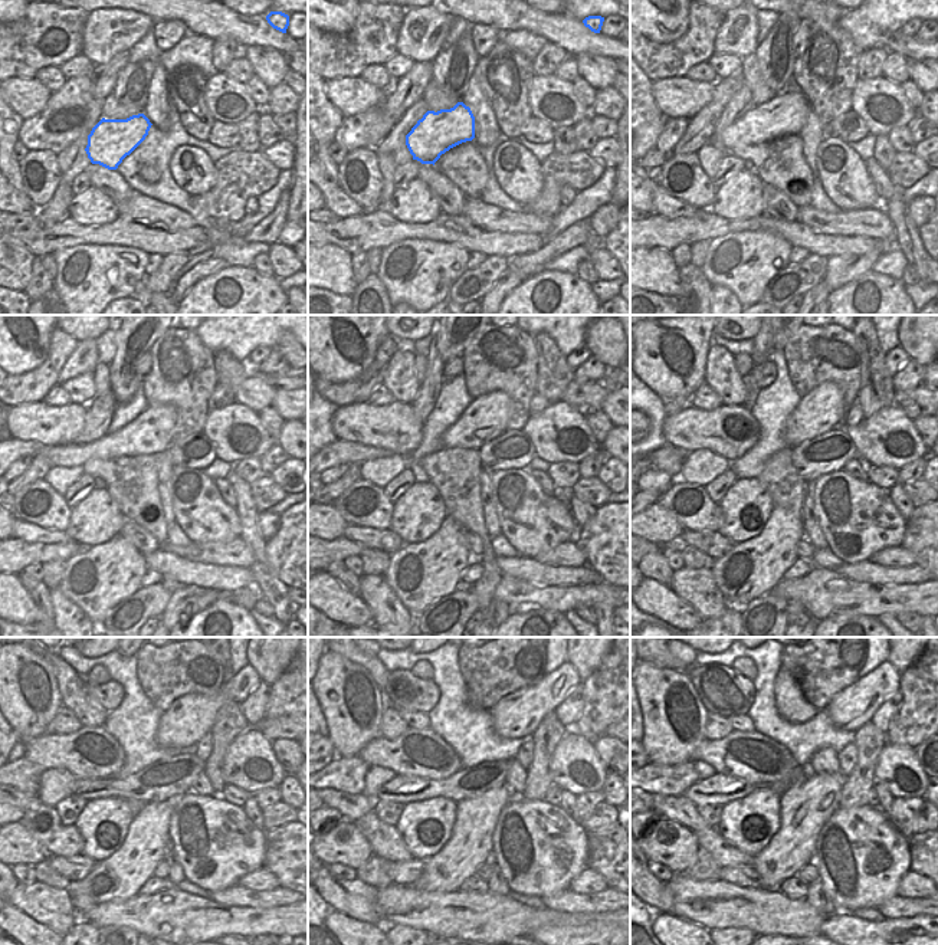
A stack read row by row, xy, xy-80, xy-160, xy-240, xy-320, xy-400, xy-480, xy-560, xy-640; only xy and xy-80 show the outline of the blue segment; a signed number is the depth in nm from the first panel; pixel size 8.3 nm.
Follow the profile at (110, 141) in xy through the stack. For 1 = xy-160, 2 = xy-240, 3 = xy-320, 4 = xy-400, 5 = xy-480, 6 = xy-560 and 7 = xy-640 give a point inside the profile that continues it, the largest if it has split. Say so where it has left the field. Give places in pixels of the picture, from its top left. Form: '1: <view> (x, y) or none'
1: xy-160 (786, 114)
2: xy-240 (151, 432)
3: xy-320 (486, 417)
4: xy-400 (822, 409)
5: xy-480 (189, 718)
6: xy-560 (515, 717)
7: xy-640 (855, 705)

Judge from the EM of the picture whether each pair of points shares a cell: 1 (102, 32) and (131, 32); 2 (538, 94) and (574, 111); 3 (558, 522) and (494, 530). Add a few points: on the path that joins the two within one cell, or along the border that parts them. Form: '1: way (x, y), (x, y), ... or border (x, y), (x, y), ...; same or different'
1: way (110, 32), (124, 30); same
2: way (547, 95), (566, 110); same
3: border (491, 496), (495, 505), (498, 527), (502, 532); different

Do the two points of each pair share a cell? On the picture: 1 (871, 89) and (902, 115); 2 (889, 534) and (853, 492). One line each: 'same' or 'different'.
1: same
2: same

